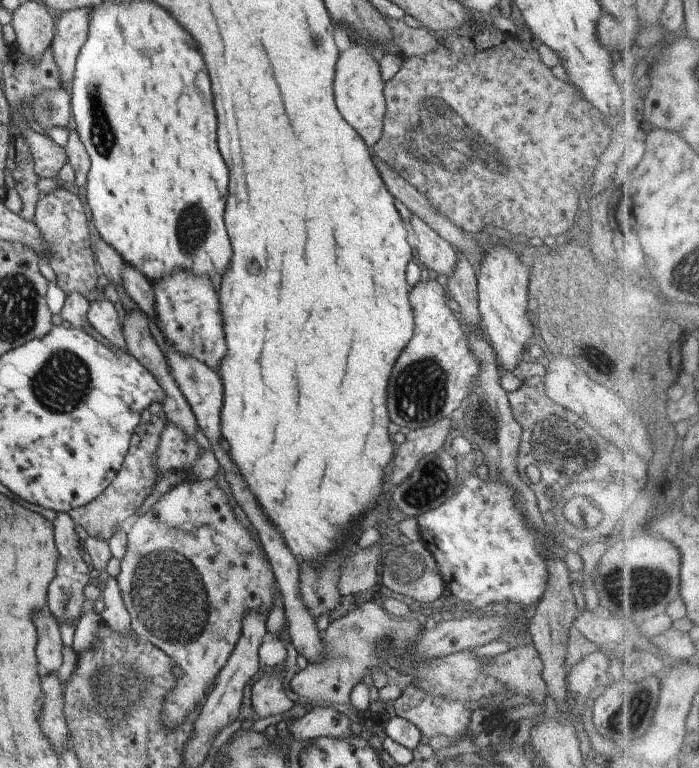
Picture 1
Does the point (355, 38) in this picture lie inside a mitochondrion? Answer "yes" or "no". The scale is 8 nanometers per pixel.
no

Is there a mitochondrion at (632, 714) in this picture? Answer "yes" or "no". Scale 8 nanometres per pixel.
yes

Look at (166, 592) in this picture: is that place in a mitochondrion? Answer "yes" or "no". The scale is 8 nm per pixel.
yes

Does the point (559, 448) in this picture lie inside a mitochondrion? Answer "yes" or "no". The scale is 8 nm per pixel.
yes

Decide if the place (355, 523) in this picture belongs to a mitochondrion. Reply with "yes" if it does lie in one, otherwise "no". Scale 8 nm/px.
no

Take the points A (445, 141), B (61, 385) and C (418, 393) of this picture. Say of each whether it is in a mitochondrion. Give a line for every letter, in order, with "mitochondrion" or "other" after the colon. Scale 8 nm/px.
A: mitochondrion
B: mitochondrion
C: mitochondrion

